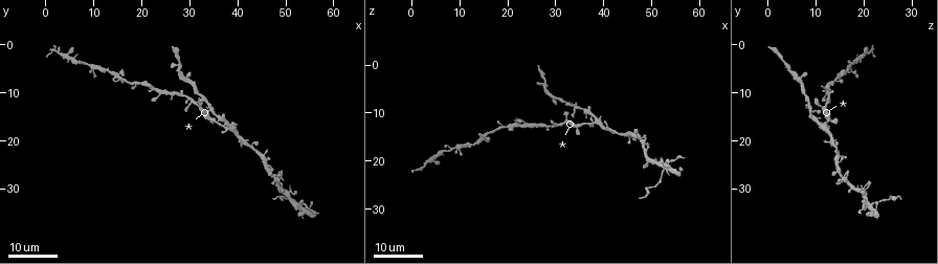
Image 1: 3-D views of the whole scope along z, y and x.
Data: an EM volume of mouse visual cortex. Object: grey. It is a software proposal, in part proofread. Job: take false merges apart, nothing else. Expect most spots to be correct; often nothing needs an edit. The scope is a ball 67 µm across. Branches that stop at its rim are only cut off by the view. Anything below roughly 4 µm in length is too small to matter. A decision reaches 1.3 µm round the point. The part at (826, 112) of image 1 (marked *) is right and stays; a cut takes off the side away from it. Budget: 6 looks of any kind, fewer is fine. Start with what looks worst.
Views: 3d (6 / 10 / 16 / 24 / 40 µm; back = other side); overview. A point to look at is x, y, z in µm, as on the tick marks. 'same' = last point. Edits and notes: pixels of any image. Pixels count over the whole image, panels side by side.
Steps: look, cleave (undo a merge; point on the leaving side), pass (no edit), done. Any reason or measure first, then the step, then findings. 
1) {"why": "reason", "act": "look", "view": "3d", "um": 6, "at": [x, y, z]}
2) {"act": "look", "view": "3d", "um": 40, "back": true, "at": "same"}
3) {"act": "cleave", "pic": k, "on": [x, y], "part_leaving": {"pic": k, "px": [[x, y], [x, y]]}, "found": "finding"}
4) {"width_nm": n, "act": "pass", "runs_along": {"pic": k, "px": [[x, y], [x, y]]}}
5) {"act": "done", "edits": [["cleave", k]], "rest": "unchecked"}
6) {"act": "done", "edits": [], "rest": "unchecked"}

{"act": "look", "view": "3d", "um": 24, "at": [38.5, 17.0, 11.5]}

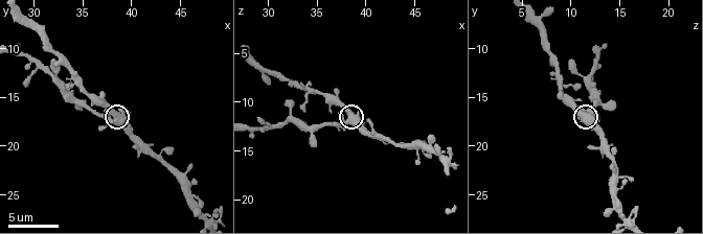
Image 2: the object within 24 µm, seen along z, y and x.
{"act": "look", "view": "3d", "um": 10, "at": [38.8, 17.0, 11.6]}

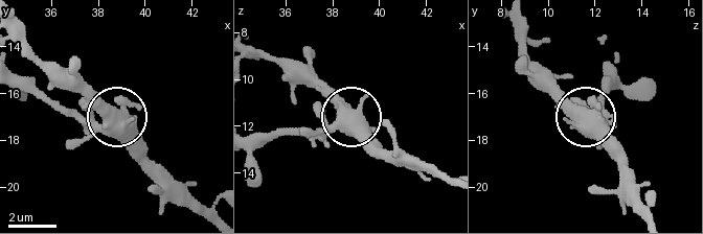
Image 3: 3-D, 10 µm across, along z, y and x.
{"act": "pass", "found": "one neuron here"}

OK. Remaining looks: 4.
{"why": "two arms in line, one across", "act": "look", "view": "3d", "um": 16, "at": [19.0, 7.5, 13.0]}

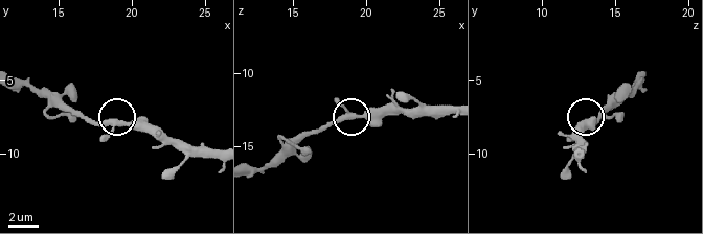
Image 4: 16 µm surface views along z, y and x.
{"act": "look", "view": "3d", "um": 6, "at": [19.4, 7.8, 13.0]}

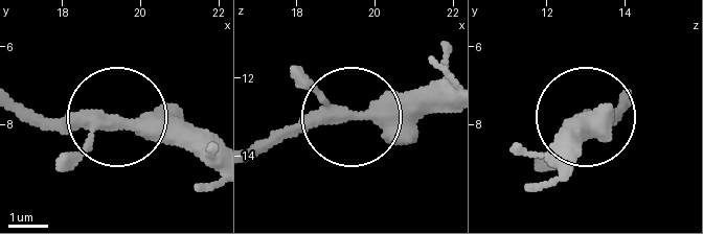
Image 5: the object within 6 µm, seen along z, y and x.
{"act": "pass", "runs_along": {"pic": 5, "px": [[209, 165], [109, 112], [22, 122]]}, "found": "one neuron here"}

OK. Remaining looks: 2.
{"why": "calibre changes", "act": "look", "view": "3d", "um": 16, "at": [49.5, 31.5, 25.5]}

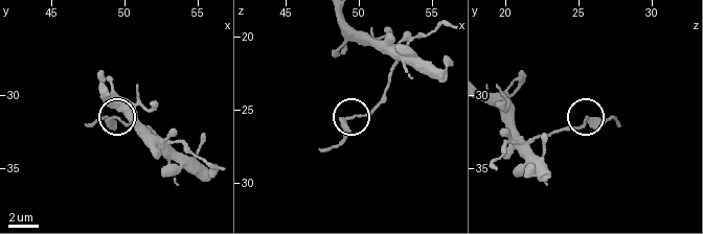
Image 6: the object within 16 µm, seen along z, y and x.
{"act": "look", "view": "3d", "um": 6, "at": [49.6, 31.8, 25.6]}

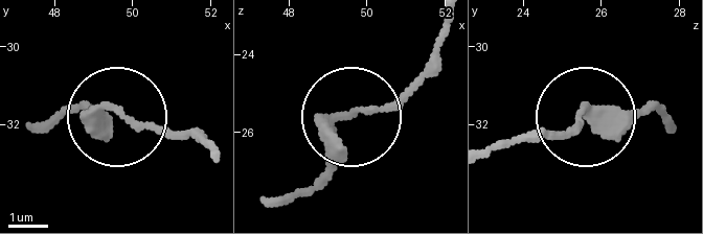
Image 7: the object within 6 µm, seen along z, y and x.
{"act": "pass", "found": "one neuron here"}

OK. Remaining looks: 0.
{"act": "done", "edits": [], "rest": "unchecked"}

